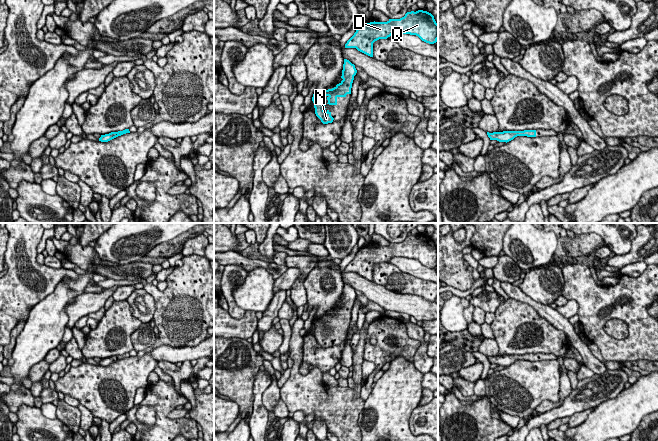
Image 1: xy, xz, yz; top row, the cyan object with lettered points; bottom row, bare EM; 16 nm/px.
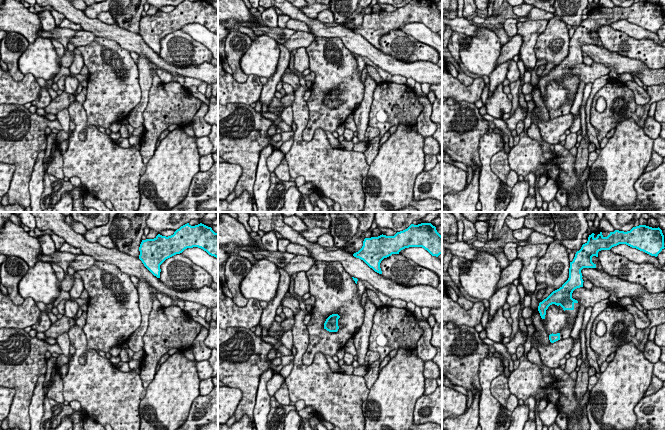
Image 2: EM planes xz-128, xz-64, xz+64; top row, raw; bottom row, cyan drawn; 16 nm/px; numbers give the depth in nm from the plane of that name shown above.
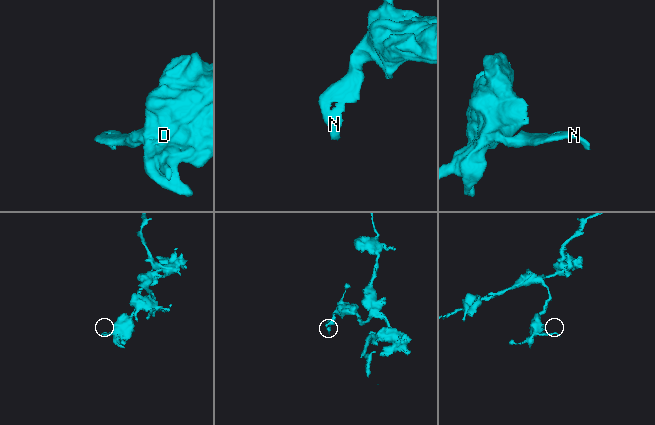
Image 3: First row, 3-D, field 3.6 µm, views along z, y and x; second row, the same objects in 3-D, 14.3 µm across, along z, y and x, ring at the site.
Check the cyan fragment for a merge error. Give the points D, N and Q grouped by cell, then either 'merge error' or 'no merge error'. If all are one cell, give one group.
D N Q | no merge error

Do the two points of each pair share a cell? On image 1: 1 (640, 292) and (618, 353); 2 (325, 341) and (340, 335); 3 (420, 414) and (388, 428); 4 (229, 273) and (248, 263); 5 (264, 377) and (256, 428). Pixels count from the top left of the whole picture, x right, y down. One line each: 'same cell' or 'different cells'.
1: same cell
2: same cell
3: different cells
4: different cells
5: same cell

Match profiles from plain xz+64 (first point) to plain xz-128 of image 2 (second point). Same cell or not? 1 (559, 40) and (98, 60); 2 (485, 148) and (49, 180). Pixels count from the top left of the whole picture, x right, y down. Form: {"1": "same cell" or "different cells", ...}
{"1": "same cell", "2": "different cells"}

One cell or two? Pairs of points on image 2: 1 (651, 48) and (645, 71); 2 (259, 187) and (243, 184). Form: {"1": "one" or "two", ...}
{"1": "two", "2": "two"}

